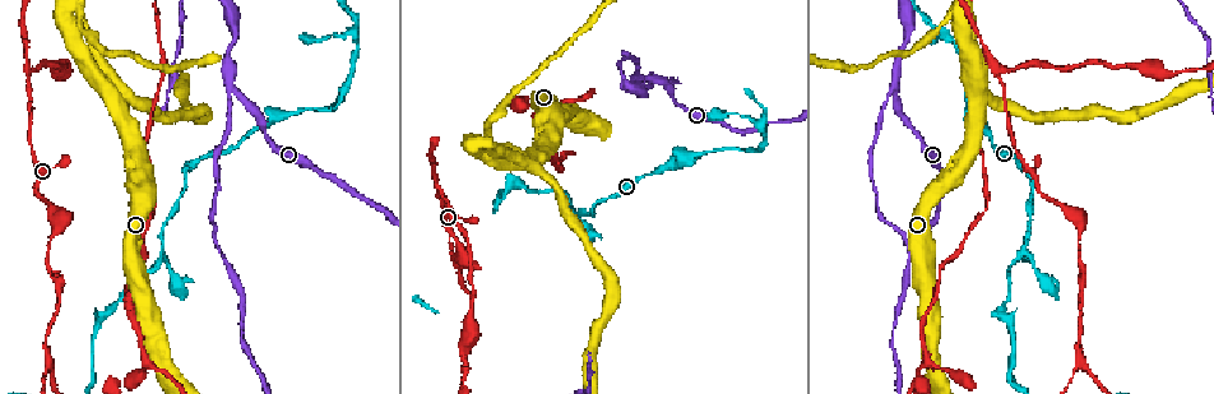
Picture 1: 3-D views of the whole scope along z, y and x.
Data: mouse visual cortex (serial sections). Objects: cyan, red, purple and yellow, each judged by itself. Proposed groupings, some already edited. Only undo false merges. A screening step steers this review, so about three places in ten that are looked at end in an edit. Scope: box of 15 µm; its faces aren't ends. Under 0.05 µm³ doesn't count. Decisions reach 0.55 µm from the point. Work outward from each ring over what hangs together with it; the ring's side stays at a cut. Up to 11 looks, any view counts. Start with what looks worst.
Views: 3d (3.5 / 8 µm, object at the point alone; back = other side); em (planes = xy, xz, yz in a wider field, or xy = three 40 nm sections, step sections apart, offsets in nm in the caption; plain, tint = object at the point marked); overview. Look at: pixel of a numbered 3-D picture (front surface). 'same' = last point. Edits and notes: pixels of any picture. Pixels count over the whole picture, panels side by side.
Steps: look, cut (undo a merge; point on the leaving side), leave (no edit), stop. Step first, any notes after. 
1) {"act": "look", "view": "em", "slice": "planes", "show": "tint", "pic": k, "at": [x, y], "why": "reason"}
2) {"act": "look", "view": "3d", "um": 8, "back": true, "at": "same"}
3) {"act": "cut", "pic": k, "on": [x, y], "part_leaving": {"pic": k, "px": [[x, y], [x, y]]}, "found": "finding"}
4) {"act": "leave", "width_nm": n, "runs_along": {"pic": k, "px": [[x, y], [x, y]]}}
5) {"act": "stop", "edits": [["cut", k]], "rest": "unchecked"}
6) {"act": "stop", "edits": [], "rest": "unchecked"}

{"act": "look", "view": "3d", "um": 3.5, "pic": 1, "at": [234, 90], "why": "branch point"}

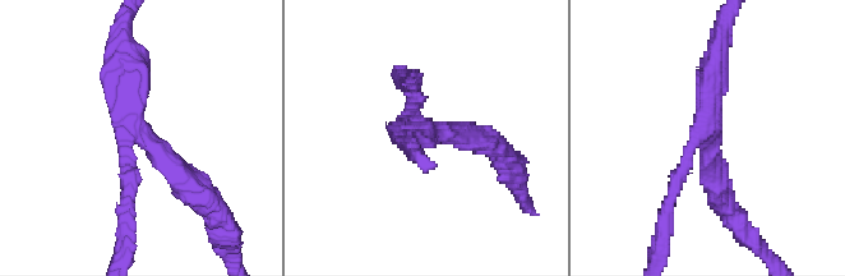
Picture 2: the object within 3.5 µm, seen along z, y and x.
{"act": "look", "view": "em", "slice": "xy", "step": 5, "show": "tint", "pic": 2, "at": [705, 135], "arms": 3, "arm_widths_nm": [200, 350, 350], "why": "now the EM"}

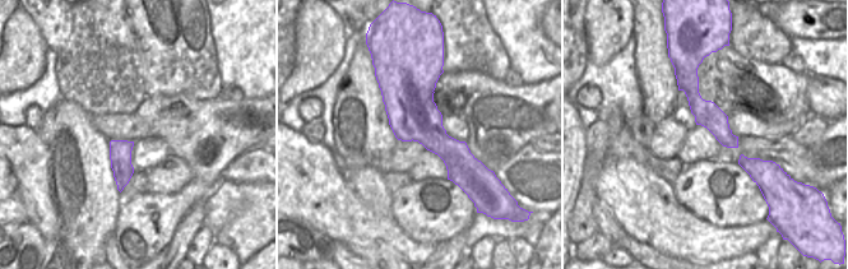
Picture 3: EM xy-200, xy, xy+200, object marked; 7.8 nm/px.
{"act": "leave", "runs_along": {"pic": 3, "px": [[680, 77], [696, 103], [735, 144]]}, "found": "one cell here"}

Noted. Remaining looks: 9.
{"act": "look", "view": "3d", "um": 8, "pic": 1, "at": [436, 180], "why": "two arms in line, one across"}

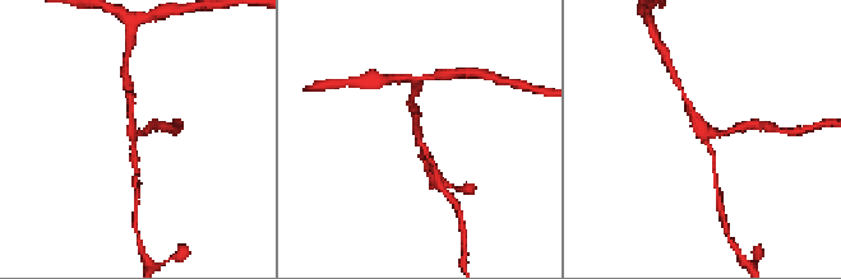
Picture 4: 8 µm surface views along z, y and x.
{"act": "look", "view": "em", "slice": "planes", "show": "tint", "pic": 4, "at": [708, 138], "arms": 3, "arm_widths_nm": [150, 150, 200], "why": "shape alone is not enough"}

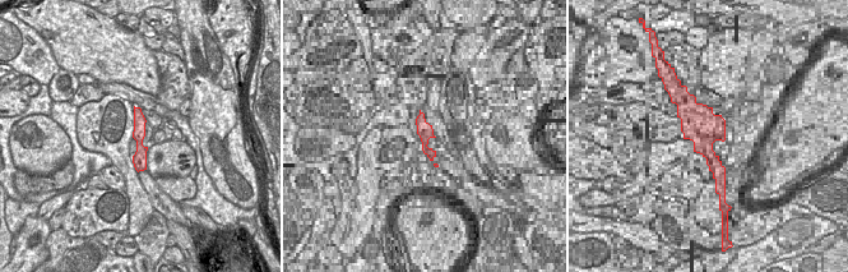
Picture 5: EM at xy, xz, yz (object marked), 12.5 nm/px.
{"act": "leave", "found": "all the same cell"}

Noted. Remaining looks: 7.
{"act": "look", "view": "3d", "um": 3.5, "pic": 1, "at": [953, 5], "why": "four or more arms meet"}

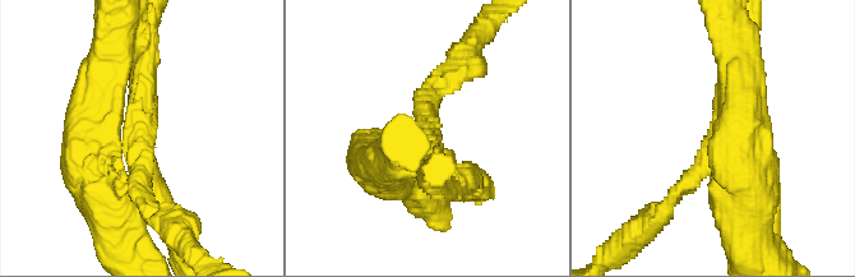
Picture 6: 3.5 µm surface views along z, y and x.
{"act": "look", "view": "em", "slice": "planes", "show": "tint", "pic": 6, "at": [129, 139], "why": "shape alone is not enough"}

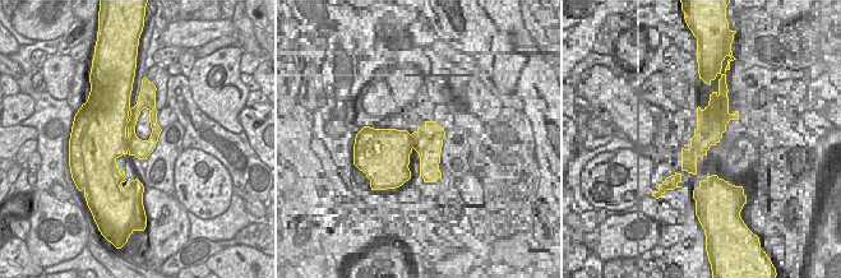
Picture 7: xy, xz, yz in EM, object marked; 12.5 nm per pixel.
{"act": "leave", "runs_along": {"pic": 6, "px": [[384, 165], [412, 135], [439, 188]]}, "found": "continuous, no second cell"}

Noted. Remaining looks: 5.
{"act": "look", "view": "3d", "um": 3.5, "pic": 1, "at": [47, 250], "why": "calibre changes"}

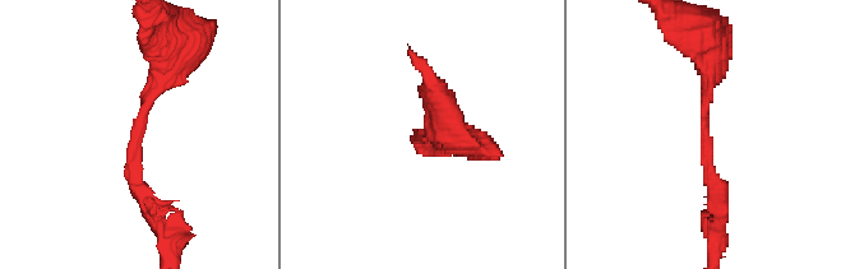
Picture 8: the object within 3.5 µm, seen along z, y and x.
{"act": "look", "view": "em", "slice": "planes", "show": "tint", "pic": 8, "at": [703, 133], "arm_widths_nm": [200, 300], "why": "now the EM"}

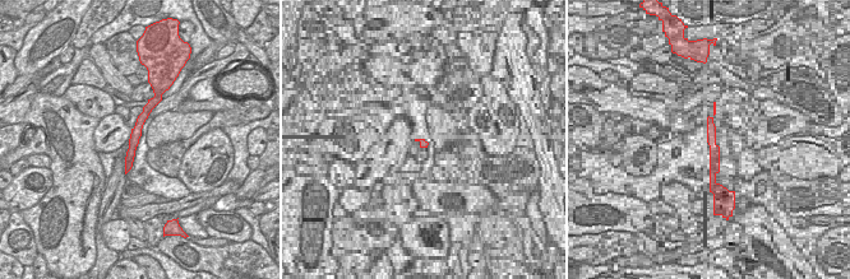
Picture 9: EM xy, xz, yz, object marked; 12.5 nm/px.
{"act": "leave", "runs_along": {"pic": 8, "px": [[167, 52], [137, 139], [144, 209]]}, "found": "continuous, no second cell"}

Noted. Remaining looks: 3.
{"act": "look", "view": "3d", "um": 3.5, "pic": 1, "at": [48, 362], "why": "a fork"}

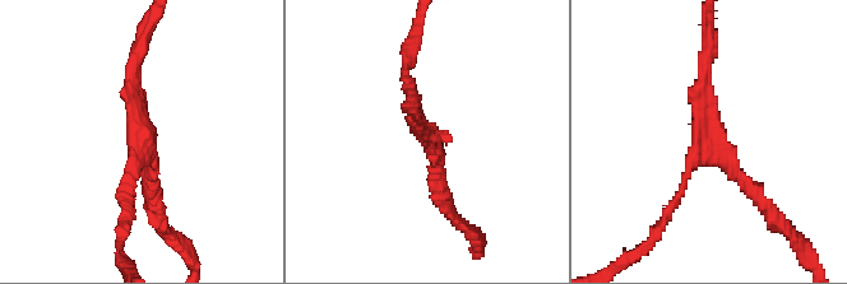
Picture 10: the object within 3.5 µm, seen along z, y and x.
{"act": "look", "view": "em", "slice": "xy", "step": 1, "show": "tint", "pic": 10, "at": [710, 139]}

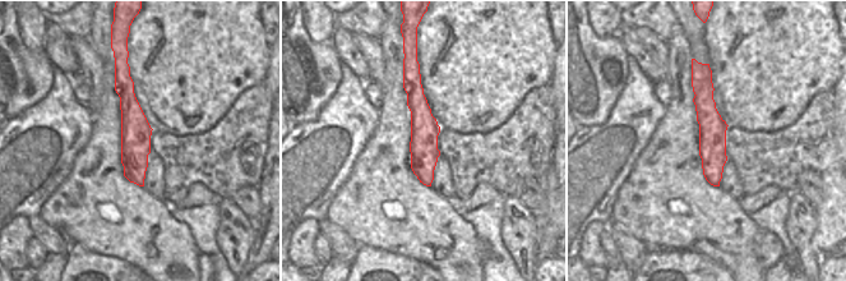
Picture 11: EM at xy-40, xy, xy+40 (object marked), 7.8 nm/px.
{"act": "look", "view": "em", "slice": "planes", "show": "tint", "at": "same", "why": "another direction"}

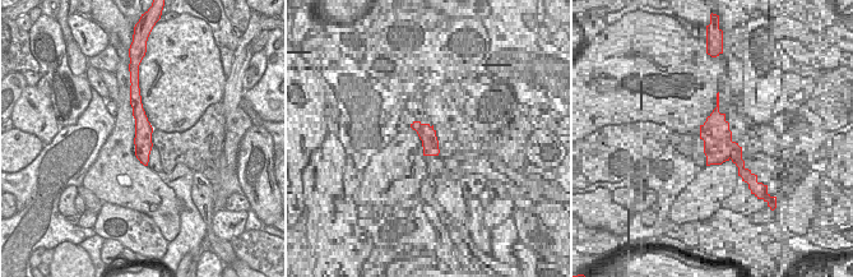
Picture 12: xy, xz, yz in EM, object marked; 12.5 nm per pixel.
{"act": "leave", "runs_along": {"pic": 10, "px": [[703, 63], [709, 140], [764, 206]]}, "found": "one cell here"}

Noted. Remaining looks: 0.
{"act": "stop", "edits": [], "rest": "unchecked"}

